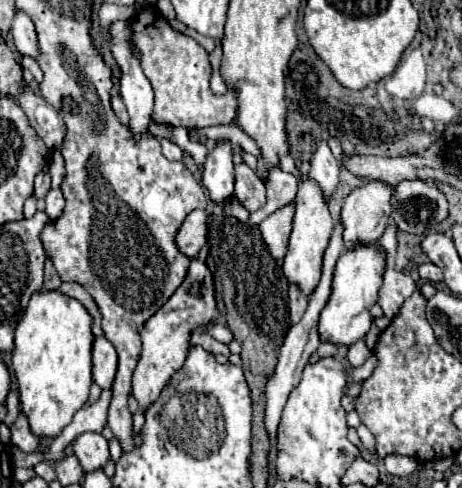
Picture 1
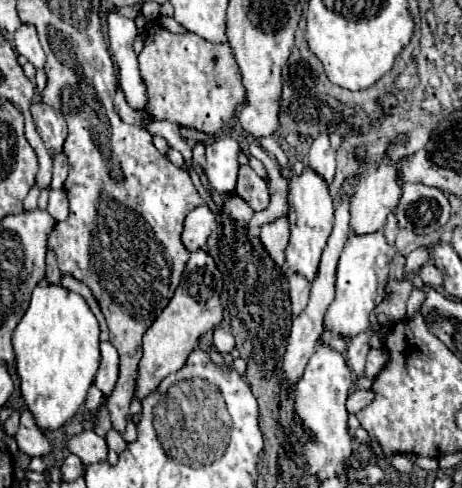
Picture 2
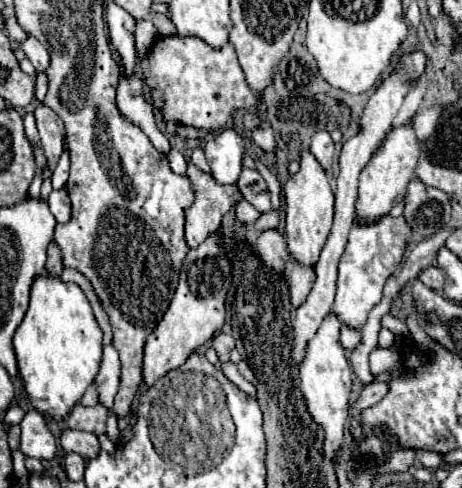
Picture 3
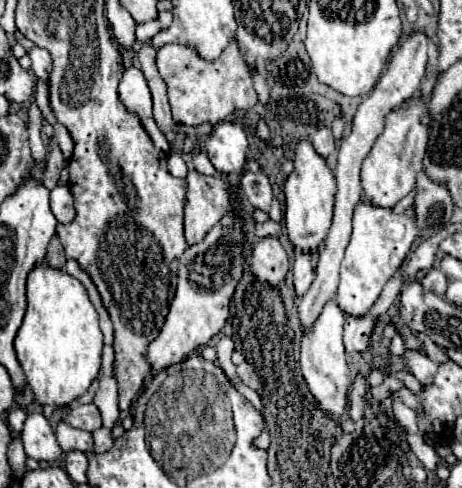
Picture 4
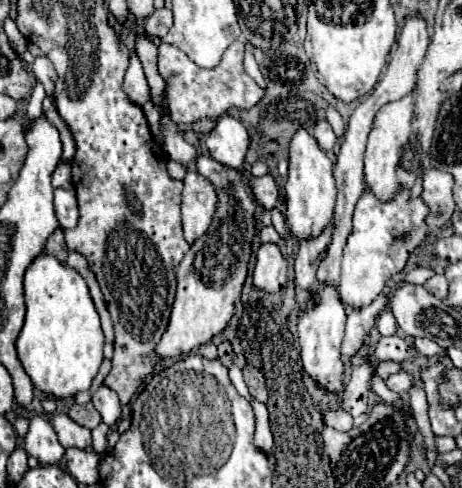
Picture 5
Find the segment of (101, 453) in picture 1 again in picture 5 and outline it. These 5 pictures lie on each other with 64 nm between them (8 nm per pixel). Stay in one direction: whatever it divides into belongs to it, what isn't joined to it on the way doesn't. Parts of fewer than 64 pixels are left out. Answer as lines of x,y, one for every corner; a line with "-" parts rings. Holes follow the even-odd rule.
54,414
52,416
52,426
58,434
58,440
64,448
88,448
92,444
90,430
74,422
68,414

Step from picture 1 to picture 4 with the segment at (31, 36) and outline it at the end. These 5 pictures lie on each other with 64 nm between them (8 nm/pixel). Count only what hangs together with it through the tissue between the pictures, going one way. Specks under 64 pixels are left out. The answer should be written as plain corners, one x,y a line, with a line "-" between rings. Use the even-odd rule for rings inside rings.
34,48
28,56
32,58
32,72
36,74
36,78
48,84
52,72
52,58
48,56
48,52
44,52
42,48

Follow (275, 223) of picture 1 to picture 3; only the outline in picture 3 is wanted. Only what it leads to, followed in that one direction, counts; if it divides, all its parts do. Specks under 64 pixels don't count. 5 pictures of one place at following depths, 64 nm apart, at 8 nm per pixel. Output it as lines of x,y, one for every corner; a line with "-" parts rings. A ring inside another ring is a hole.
266,230
258,236
254,250
260,258
260,262
268,268
274,270
276,274
282,274
286,270
288,262
288,250
286,250
286,240
278,230

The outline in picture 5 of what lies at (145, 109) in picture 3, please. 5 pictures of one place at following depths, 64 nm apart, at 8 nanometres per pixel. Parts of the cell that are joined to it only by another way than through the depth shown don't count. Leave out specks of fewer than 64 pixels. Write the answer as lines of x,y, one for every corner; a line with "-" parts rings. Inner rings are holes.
138,54
130,56
130,66
124,76
124,90
130,96
130,100
140,106
144,104
144,100
148,100
148,82
146,82

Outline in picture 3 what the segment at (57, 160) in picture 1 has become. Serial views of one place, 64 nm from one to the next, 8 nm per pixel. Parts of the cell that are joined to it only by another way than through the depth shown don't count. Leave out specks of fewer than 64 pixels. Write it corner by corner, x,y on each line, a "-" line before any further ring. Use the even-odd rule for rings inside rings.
64,152
58,160
58,166
52,174
52,186
54,188
64,188
66,182
68,182
68,166
70,166
70,160
68,160
68,152

